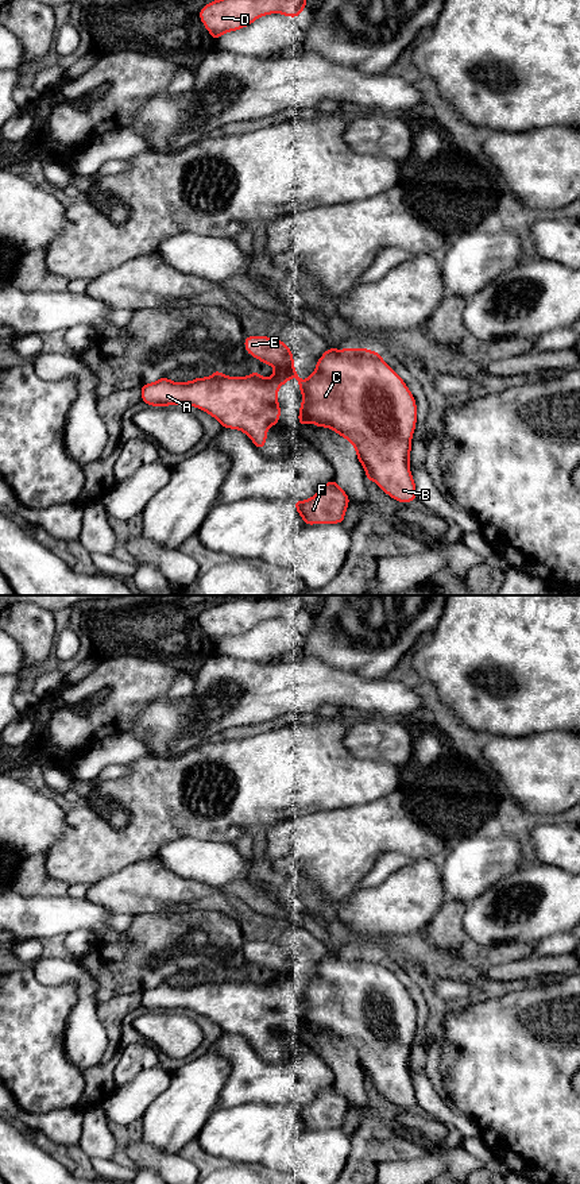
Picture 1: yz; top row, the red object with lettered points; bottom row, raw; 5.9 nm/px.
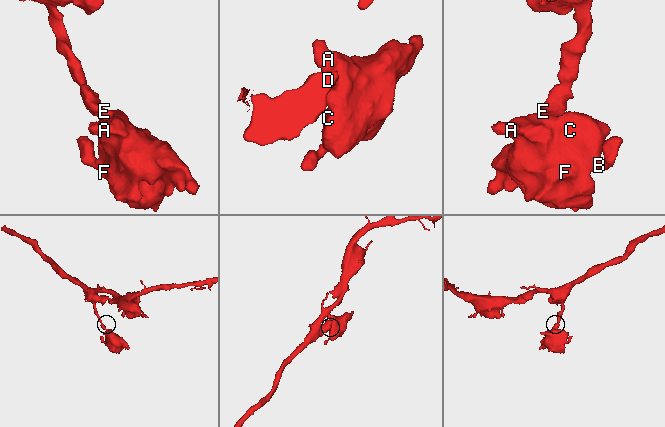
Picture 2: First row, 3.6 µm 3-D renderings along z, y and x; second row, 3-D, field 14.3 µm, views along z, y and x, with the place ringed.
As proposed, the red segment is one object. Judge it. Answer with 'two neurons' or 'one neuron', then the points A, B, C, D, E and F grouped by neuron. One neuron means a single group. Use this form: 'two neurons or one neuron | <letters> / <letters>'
one neuron | A B C D E F

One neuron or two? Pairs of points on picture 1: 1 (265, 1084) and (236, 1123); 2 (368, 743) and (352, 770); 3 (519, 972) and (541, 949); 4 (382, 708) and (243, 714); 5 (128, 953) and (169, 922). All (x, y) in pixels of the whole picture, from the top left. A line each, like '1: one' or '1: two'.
1: two
2: two
3: two
4: one
5: one

